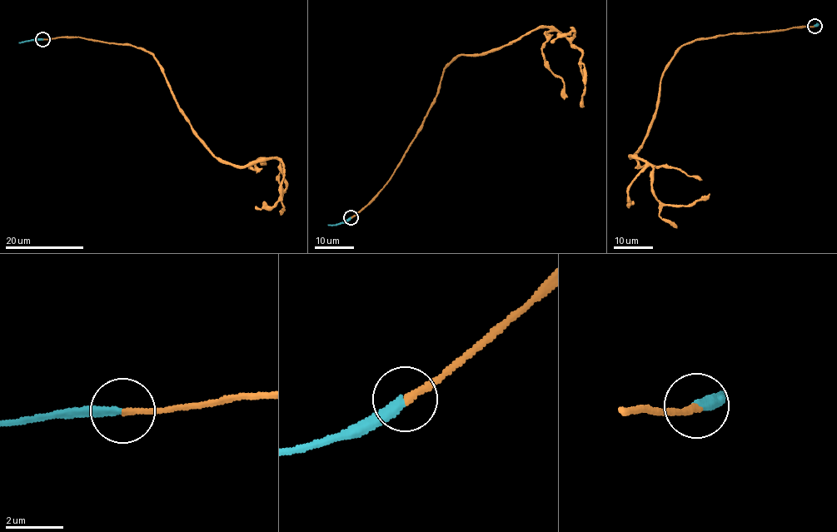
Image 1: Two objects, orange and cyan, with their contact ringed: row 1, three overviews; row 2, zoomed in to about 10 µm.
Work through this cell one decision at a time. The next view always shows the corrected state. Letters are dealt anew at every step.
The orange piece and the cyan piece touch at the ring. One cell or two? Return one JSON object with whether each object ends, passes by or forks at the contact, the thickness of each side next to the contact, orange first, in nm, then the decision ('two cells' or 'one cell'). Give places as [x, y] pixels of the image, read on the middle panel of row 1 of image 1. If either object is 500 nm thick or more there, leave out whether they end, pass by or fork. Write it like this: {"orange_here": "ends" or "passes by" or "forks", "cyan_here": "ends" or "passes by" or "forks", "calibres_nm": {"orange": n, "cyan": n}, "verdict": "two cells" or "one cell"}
{"orange_here": "ends", "cyan_here": "ends", "calibres_nm": {"orange": 200, "cyan": 280}, "verdict": "one cell"}

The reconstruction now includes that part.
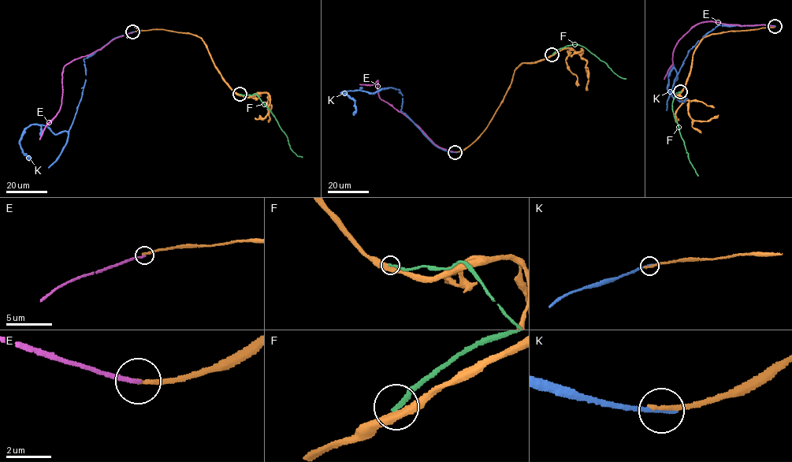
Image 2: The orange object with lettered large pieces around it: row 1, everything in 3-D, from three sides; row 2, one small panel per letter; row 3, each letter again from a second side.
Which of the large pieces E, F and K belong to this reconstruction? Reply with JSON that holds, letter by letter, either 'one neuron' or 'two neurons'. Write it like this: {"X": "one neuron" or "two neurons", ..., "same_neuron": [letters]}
{"E": "two neurons", "F": "two neurons", "K": "two neurons", "same_neuron": []}

